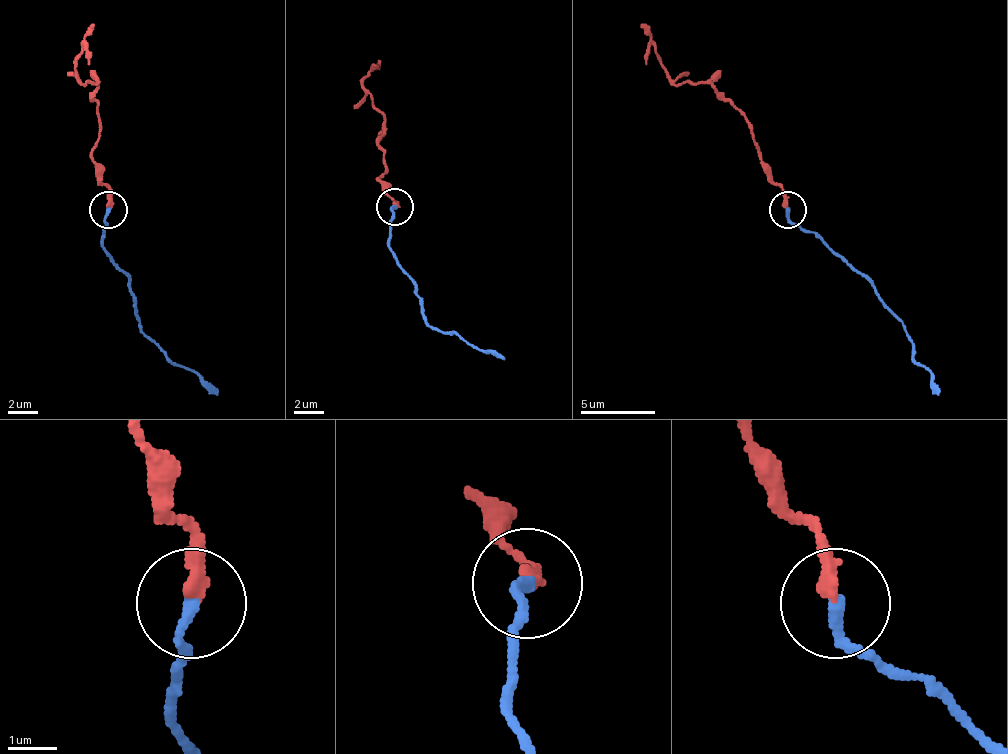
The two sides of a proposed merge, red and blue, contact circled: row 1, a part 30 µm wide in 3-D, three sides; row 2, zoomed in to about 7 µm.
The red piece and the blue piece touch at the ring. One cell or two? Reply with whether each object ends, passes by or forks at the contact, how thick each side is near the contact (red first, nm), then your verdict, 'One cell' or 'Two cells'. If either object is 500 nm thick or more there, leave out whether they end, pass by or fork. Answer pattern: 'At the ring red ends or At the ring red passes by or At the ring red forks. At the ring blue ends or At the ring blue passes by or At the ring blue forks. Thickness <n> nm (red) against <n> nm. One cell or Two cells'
At the ring red ends. At the ring blue ends. Thickness 260 nm (red) against 240 nm. Two cells

